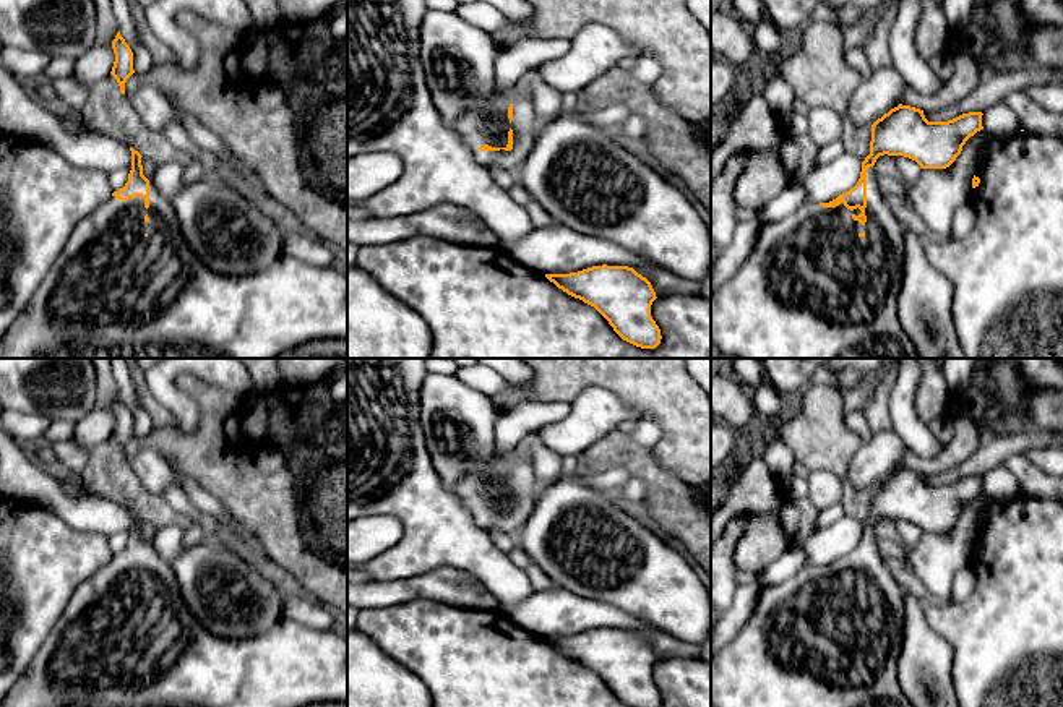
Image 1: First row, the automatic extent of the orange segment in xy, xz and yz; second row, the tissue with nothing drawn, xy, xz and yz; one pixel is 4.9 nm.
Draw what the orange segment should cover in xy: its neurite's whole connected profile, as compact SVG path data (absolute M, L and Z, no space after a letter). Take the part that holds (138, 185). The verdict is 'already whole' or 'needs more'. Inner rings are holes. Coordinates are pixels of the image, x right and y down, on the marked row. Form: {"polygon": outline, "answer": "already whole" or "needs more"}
{"polygon": "M131 151L128 182L114 191L97 211L81 219L65 248L34 292L31 302L0 339L0 358L276 358L303 342L347 339L347 268L320 268L289 255L281 255L269 268L243 276L219 274L208 268L187 245L170 199L164 198L143 175L141 154Z", "answer": "needs more"}

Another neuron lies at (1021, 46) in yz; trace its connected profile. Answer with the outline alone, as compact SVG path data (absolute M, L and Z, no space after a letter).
M974 0L987 5L993 24L970 23L959 32L959 49L996 73L1019 73L1031 66L1063 70L1063 28L1026 21L1016 0Z

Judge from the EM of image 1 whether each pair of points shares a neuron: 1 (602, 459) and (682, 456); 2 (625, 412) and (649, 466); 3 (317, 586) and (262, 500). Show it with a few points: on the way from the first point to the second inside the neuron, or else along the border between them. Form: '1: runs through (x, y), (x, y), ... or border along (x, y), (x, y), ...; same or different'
1: border along (651, 448), (653, 458), (684, 480); different
2: border along (615, 428), (585, 451); different
3: runs through (301, 565), (288, 552), (276, 521); same

